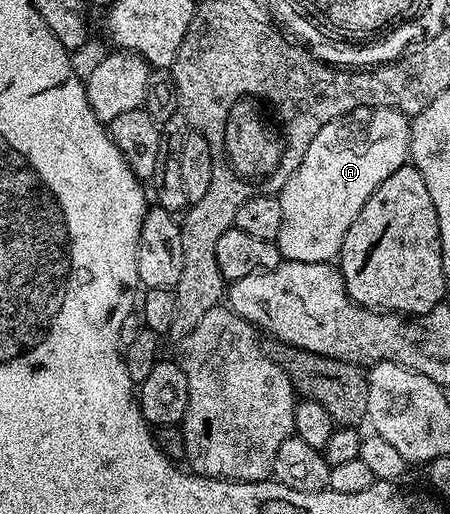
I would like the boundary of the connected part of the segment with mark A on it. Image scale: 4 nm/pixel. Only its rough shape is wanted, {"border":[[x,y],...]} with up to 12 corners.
{"border":[[374,108],[311,139],[282,186],[277,250],[332,262],[409,161],[410,118]]}

